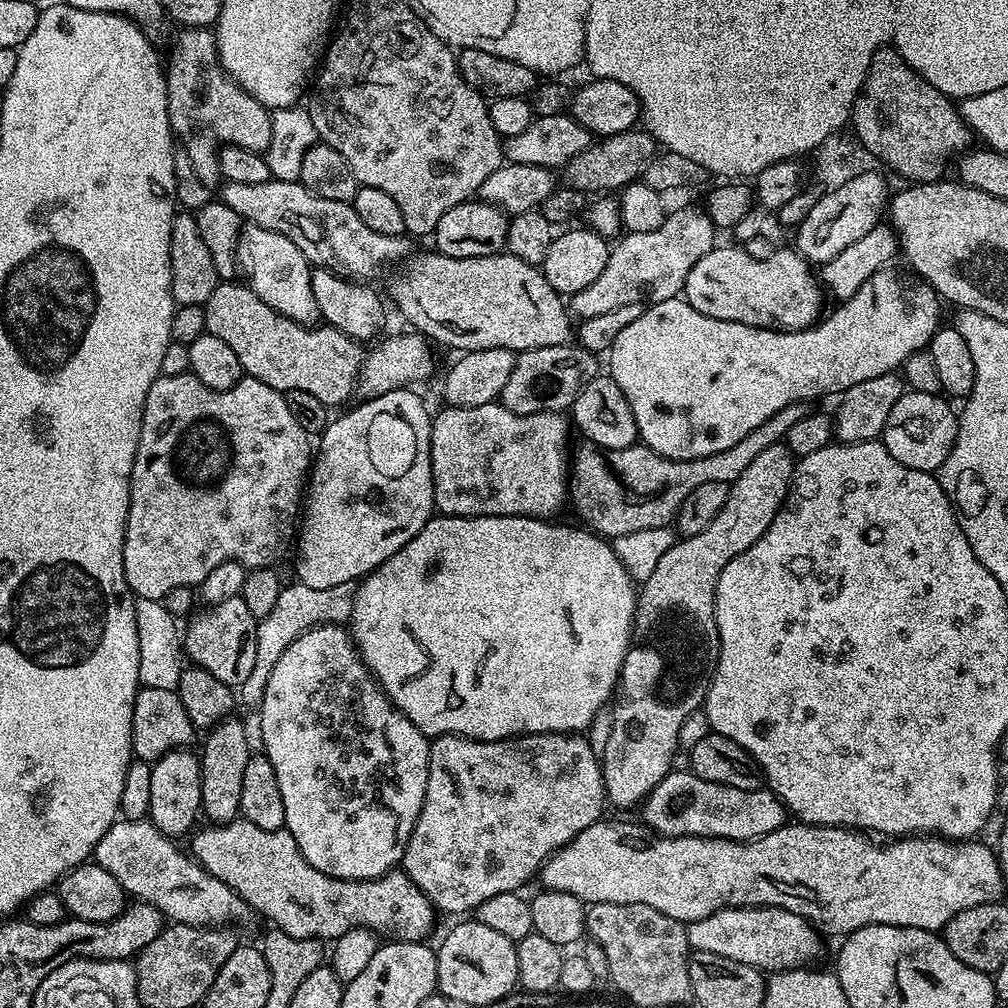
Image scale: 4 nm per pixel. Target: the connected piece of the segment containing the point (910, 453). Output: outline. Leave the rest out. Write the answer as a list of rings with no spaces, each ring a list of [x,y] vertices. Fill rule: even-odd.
[[[905,391],[903,400],[894,402],[894,410],[890,410],[890,418],[886,418],[886,426],[882,442],[902,466],[910,466],[914,470],[935,473],[946,462],[946,454],[956,441],[958,412],[947,404],[943,395],[935,392]]]

